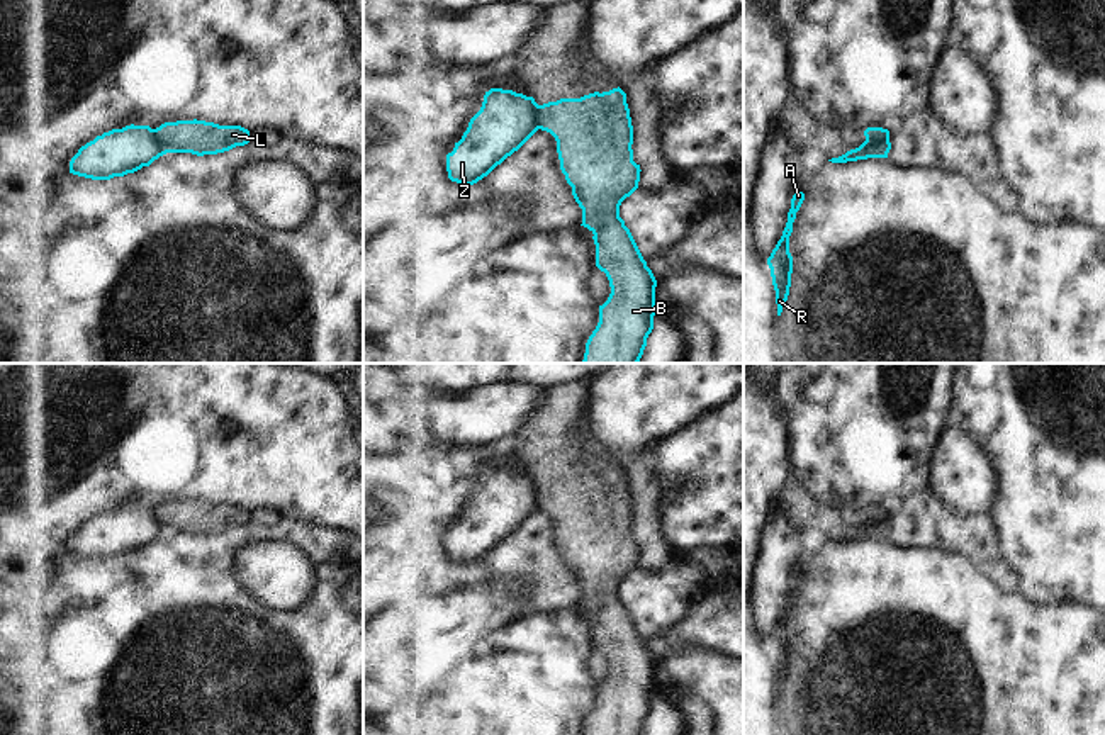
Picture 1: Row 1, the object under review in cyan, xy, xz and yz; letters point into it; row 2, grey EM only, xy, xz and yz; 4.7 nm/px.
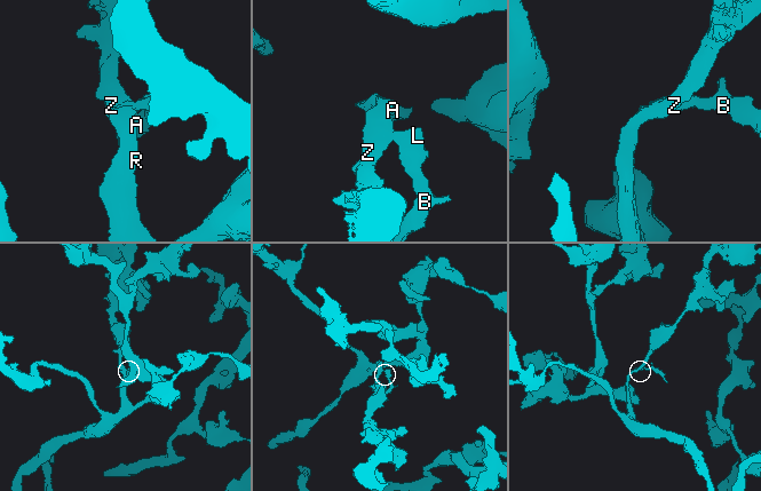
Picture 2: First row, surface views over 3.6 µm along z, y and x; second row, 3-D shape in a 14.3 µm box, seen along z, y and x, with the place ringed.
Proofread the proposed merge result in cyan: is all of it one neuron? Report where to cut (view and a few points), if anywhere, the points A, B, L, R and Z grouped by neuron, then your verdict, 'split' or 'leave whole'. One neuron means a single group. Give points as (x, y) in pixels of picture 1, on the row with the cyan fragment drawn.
xy (153, 129), (168, 151) | A R Z / B L | split

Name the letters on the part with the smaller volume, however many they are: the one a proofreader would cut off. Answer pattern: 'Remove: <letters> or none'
Remove: B, L

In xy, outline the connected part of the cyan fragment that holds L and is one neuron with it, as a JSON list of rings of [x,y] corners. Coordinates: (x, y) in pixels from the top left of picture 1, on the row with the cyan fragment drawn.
[[[205,121],[165,122],[154,129],[168,153],[217,154],[250,143],[241,126],[219,126]]]

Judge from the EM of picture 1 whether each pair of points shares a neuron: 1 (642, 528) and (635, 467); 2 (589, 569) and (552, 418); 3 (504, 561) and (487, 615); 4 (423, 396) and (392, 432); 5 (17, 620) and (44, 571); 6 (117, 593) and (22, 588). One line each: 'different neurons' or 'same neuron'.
1: same neuron
2: same neuron
3: different neurons
4: different neurons
5: same neuron
6: different neurons

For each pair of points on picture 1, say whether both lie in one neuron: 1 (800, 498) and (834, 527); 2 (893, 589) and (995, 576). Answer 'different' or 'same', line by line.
1: same
2: different

